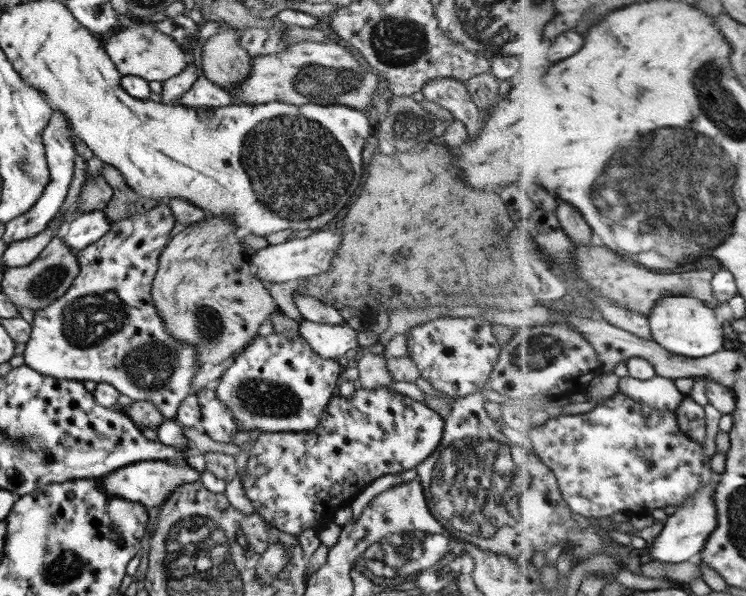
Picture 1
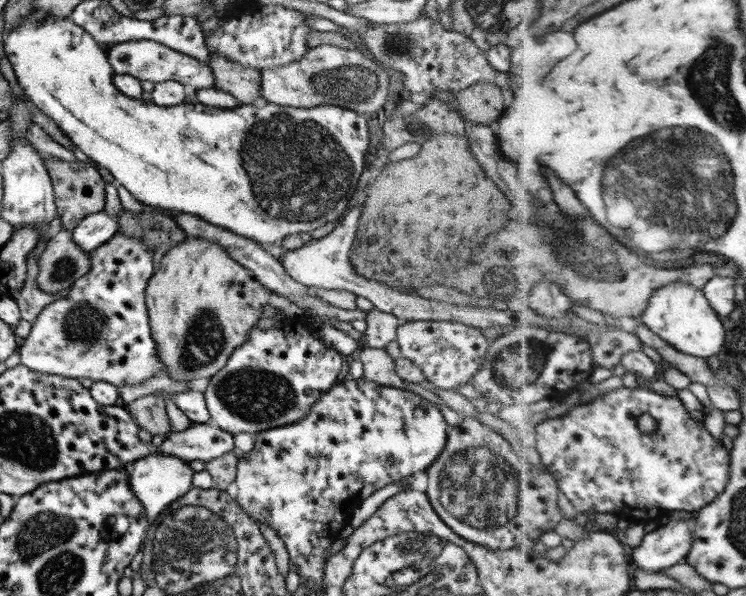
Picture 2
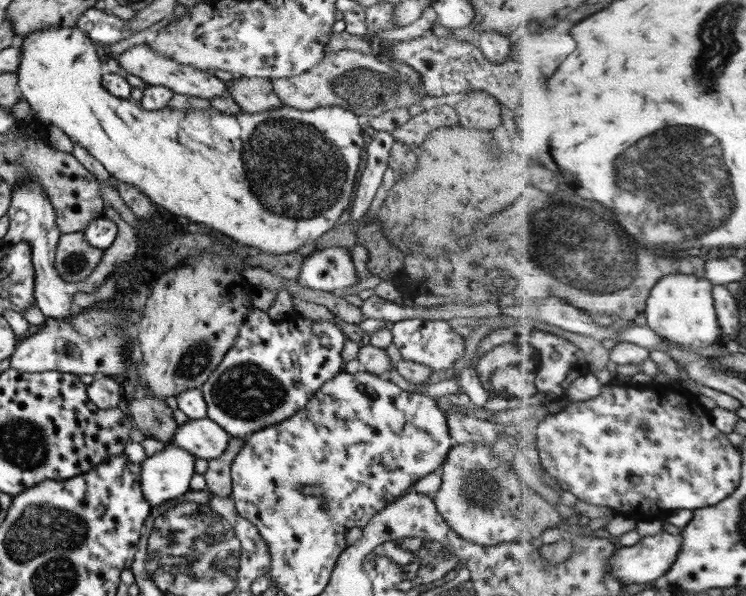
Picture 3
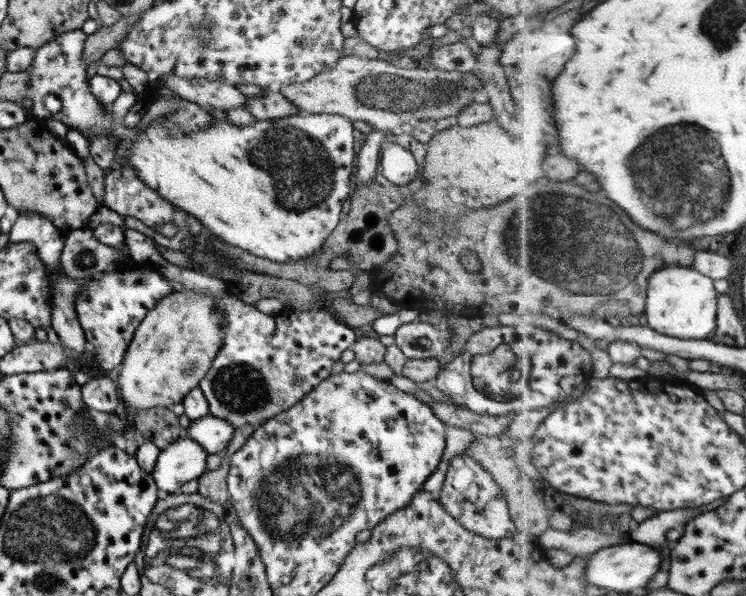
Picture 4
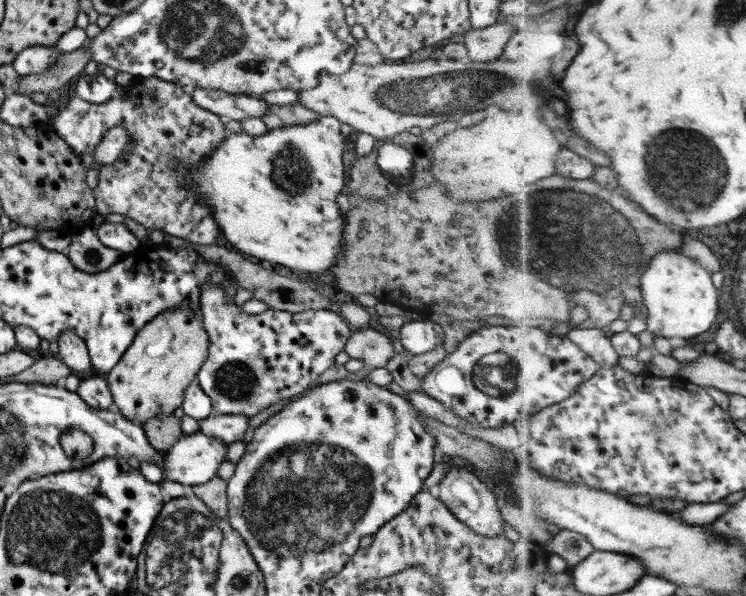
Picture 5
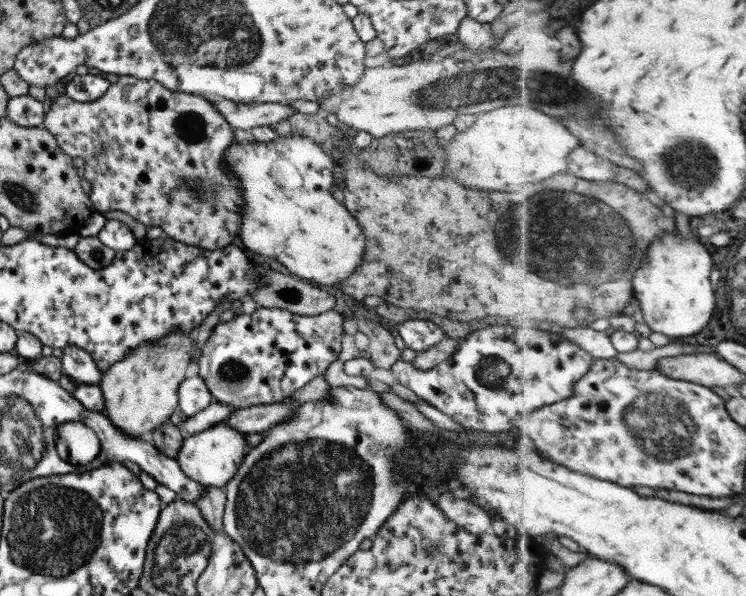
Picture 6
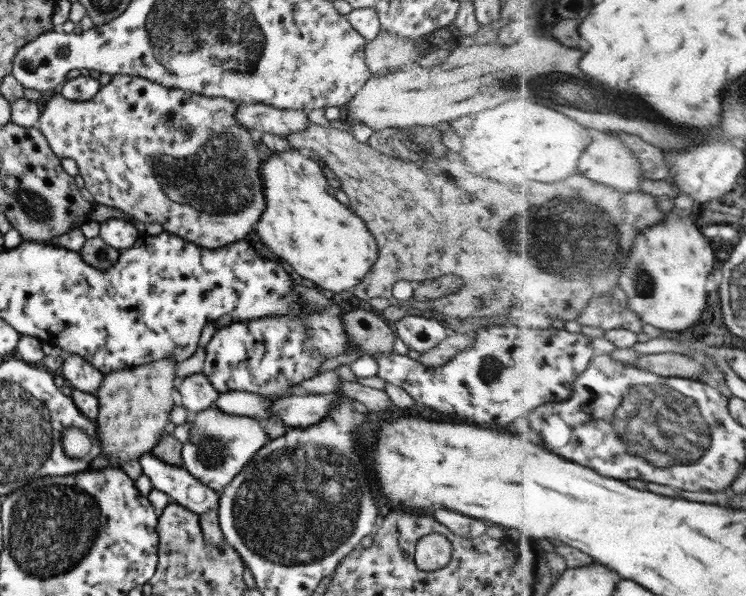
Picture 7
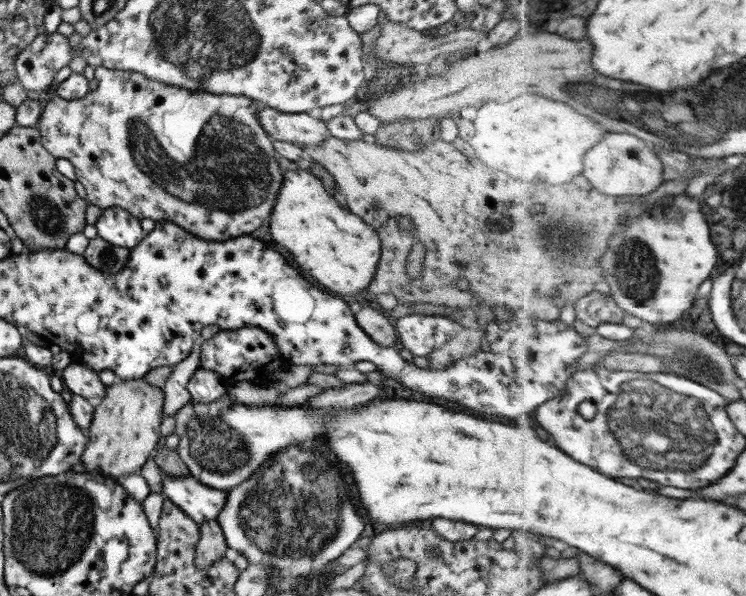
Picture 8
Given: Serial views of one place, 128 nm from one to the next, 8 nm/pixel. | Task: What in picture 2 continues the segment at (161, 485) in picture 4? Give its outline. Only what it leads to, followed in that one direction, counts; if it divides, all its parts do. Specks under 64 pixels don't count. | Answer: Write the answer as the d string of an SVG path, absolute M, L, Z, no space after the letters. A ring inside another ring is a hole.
M154 453L137 459L128 467L128 486L134 492L134 496L144 505L149 525L157 524L162 510L181 496L184 496L193 487L195 472L189 464L177 457L165 455Z

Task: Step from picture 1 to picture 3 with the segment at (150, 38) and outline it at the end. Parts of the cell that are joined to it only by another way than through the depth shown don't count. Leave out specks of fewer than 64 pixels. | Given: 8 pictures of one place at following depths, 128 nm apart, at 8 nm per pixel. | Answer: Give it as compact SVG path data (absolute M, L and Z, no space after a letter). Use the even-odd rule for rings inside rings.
M148 43L136 44L122 52L116 59L116 63L120 64L122 73L140 77L144 82L152 86L165 86L176 94L186 94L188 96L200 96L207 100L227 93L227 83L216 77L212 73L196 69L192 65L178 64L172 57L154 51Z

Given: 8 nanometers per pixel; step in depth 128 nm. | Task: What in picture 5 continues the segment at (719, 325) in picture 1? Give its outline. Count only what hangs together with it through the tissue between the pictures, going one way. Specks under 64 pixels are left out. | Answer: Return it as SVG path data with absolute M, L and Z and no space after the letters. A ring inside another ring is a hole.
M678 250L664 251L654 256L643 280L645 306L649 314L646 331L666 339L678 337L684 340L710 332L714 324L721 321L720 304L724 302L712 273L698 260L684 256Z

